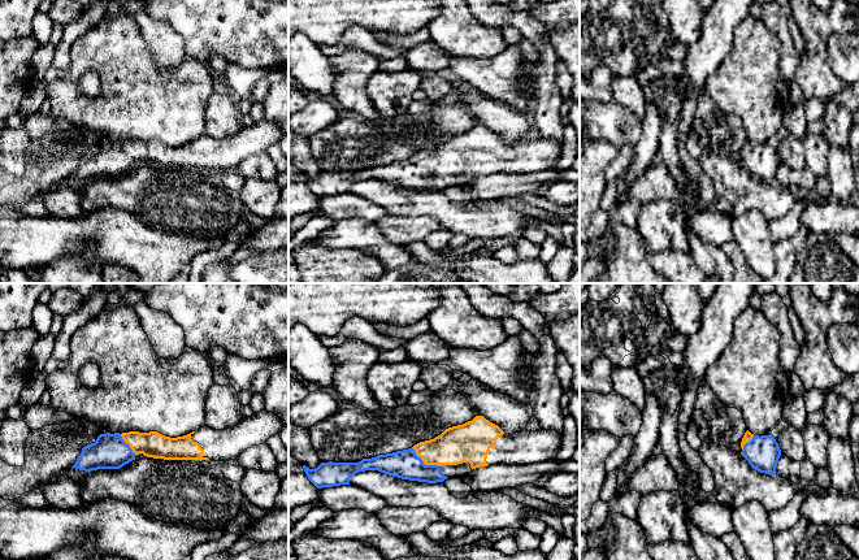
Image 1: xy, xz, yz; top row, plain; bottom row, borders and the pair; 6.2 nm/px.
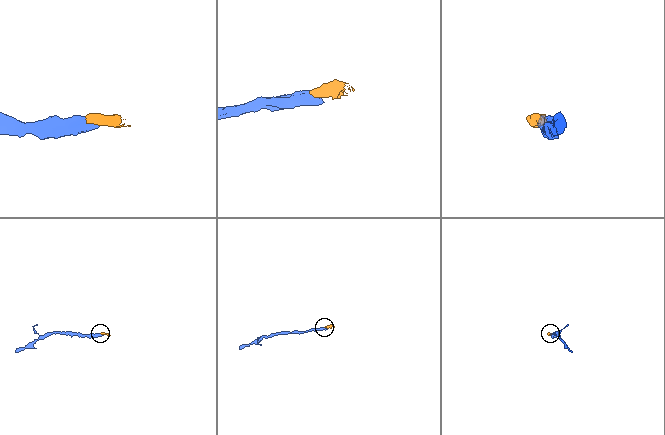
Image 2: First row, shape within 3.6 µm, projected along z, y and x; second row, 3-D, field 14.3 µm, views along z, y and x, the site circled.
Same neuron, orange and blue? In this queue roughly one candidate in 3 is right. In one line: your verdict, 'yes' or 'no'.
yes

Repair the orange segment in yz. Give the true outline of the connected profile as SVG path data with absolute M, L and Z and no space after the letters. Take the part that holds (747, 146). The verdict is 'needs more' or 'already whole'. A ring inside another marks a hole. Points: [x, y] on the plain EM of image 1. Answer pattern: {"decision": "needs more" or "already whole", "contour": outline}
{"decision": "needs more", "contour": "M747 139L742 147L741 157L741 164L752 178L769 185L776 183L781 159L772 143L759 146Z"}

